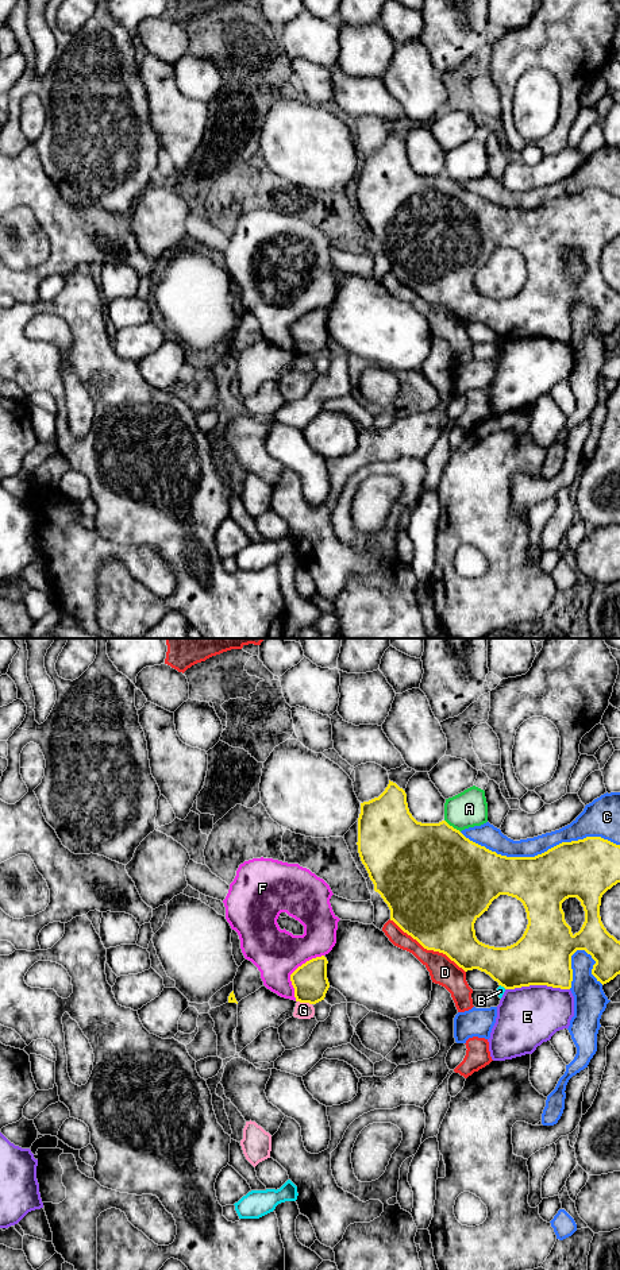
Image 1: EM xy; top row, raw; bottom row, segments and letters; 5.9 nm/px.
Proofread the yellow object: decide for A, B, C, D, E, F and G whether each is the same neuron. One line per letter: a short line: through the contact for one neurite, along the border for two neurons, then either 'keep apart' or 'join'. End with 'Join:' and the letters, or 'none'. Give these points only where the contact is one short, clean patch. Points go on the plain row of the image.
A: keep apart
B: keep apart
C: keep apart
D: keep apart
E: keep apart
F: keep apart
G: xy (297, 352), (311, 356) | keep apart
Join: none

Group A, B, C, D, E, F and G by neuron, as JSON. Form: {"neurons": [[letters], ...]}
{"neurons": [["A"], ["B"], ["C"], ["D"], ["E"], ["F"], ["G"]]}

